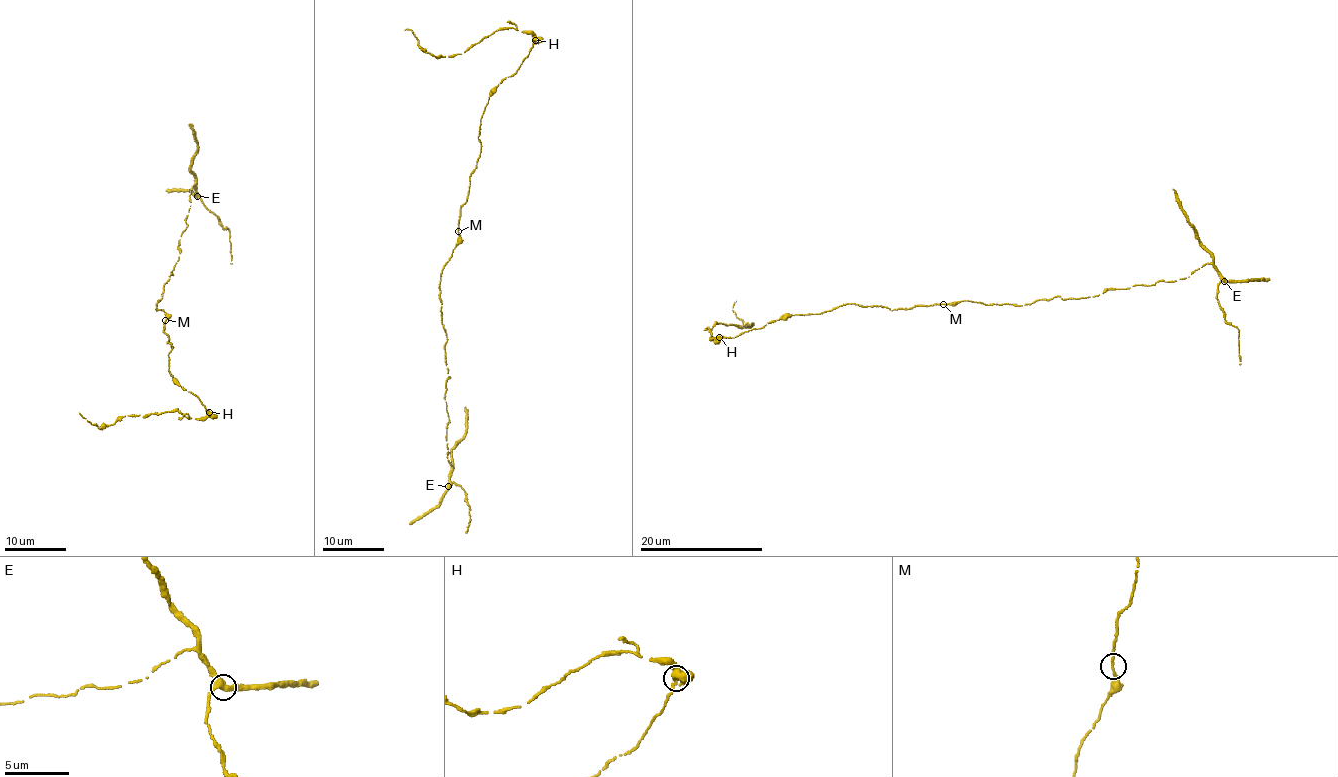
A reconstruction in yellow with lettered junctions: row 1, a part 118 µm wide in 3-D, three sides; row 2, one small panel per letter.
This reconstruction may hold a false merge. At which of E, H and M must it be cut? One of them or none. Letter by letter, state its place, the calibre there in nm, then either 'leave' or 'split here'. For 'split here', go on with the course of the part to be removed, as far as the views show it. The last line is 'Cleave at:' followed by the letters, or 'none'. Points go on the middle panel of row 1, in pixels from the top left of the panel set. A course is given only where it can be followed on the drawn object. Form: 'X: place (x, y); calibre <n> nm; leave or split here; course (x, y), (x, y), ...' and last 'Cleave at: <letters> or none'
E: place (448, 486); calibre 380 nm; leave
H: place (535, 40); calibre 400 nm; split here; course (535, 40), (522, 30), (501, 28), (460, 54), (436, 57), (420, 47), (411, 30), (405, 30)
M: place (458, 231); calibre 200 nm; leave
Cleave at: H

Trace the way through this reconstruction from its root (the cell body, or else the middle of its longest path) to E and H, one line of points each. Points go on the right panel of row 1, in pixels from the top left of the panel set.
E: (943, 304), (965, 300), (1022, 305), (1055, 296), (1086, 298), (1108, 289), (1184, 279), (1207, 263), (1225, 281)
H: (943, 304), (891, 311), (880, 306), (847, 303), (819, 313), (780, 316), (764, 327), (735, 337), (719, 337)

